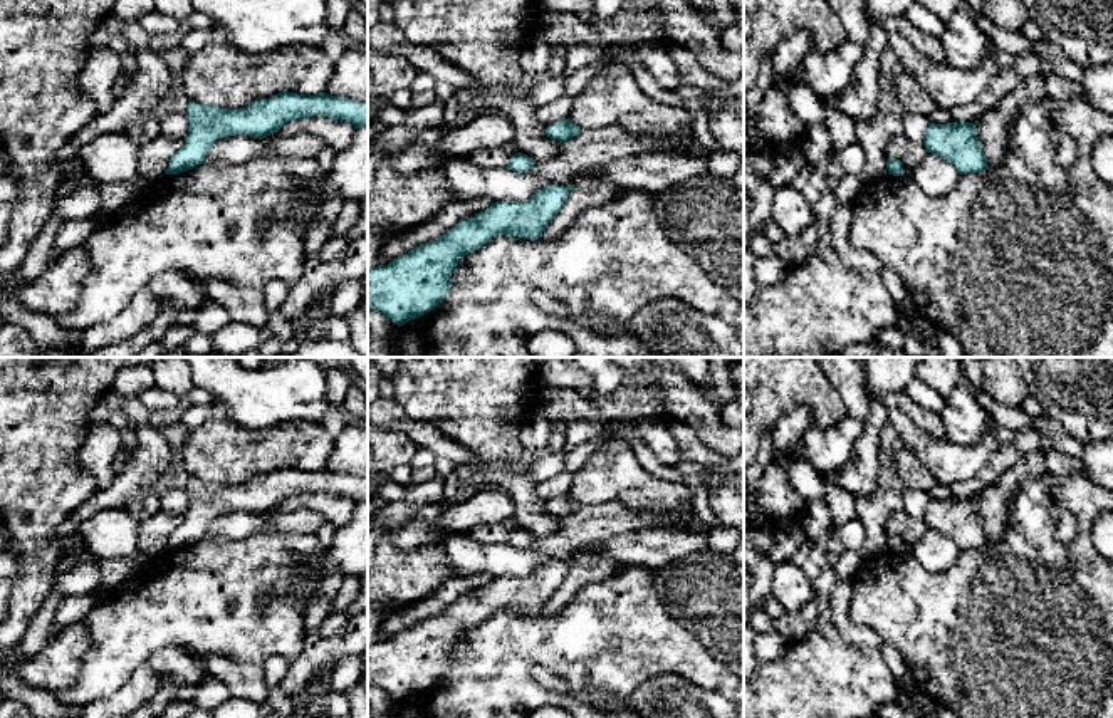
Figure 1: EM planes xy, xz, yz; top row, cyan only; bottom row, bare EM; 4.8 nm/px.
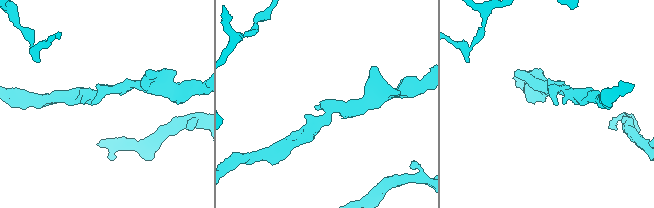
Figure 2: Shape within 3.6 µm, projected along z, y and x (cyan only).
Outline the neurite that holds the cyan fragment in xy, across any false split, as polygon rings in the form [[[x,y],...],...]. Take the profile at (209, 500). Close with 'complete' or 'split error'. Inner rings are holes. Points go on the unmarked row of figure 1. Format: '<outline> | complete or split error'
[[[279,468],[237,485],[190,478],[185,490],[190,495],[190,507],[181,525],[170,535],[166,550],[178,550],[201,540],[208,525],[223,513],[264,515],[287,497],[322,492],[346,497],[354,505],[368,502],[368,480],[326,468],[316,471]]] | complete

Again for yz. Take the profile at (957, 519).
[[[930,498],[923,522],[957,542],[960,550],[989,545],[974,498]]] | complete

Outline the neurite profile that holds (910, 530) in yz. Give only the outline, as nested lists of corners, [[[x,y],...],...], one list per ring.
[[[896,512],[886,520],[886,532],[900,535],[903,540],[903,552],[908,554],[927,530],[928,525],[923,522],[923,518],[915,520],[905,512]]]

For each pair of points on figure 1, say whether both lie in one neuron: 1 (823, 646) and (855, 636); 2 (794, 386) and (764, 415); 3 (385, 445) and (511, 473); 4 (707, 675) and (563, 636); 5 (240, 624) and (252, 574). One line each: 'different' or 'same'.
1: different
2: same
3: different
4: same
5: same

